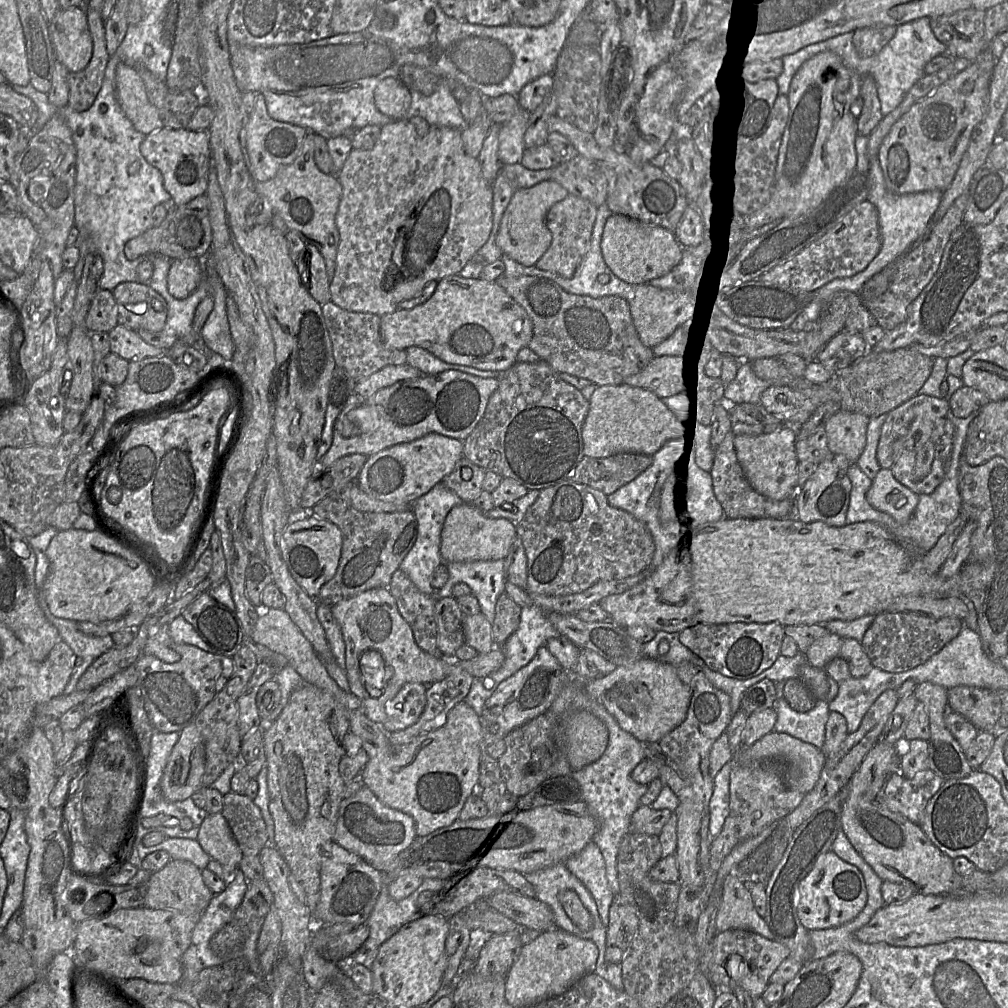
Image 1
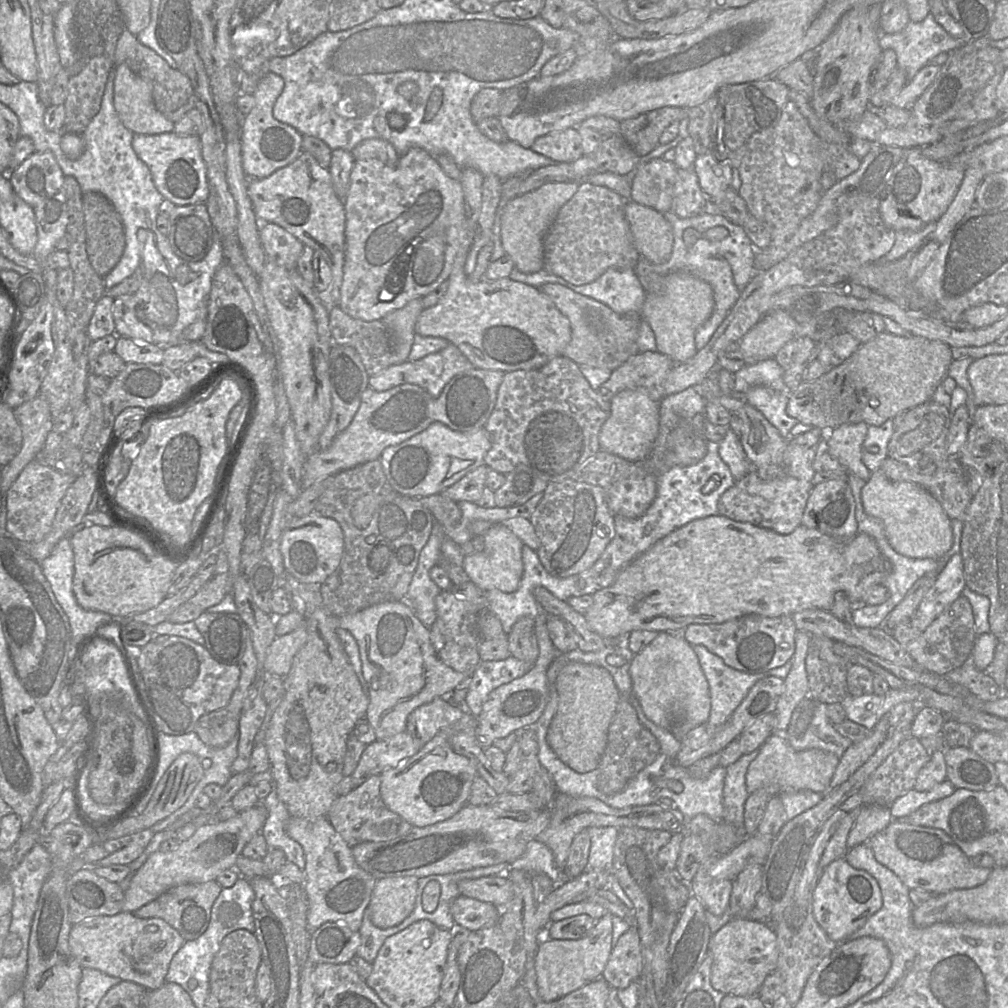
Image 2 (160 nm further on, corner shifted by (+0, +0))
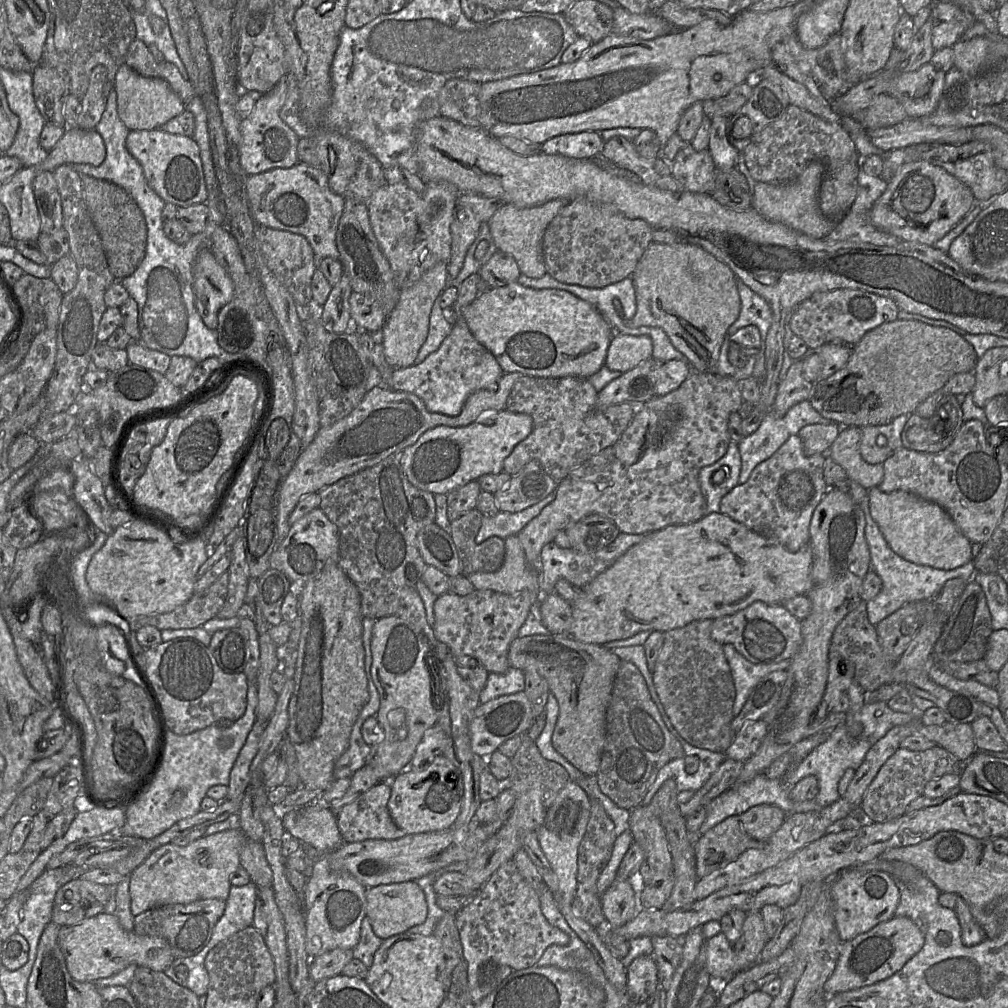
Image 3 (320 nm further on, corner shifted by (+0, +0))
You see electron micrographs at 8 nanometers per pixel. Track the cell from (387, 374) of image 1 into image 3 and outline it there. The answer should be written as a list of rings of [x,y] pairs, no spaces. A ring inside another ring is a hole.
[[[457,317],[453,320],[450,334],[436,351],[420,364],[392,370],[383,385],[415,394],[430,412],[455,416],[461,412],[472,393],[481,389],[495,389],[503,373],[494,355],[475,339],[466,322]]]

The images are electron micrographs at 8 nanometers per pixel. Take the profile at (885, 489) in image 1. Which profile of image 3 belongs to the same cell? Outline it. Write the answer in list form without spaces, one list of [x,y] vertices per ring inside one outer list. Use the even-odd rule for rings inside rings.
[[[873,487],[867,491],[873,520],[890,548],[901,558],[942,570],[954,569],[972,561],[971,542],[938,504],[902,490],[885,493]]]

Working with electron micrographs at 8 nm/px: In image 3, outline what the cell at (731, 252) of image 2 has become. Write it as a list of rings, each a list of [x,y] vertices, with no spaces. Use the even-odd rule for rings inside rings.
[[[737,280],[737,289],[741,301],[740,314],[737,320],[728,328],[727,335],[731,336],[746,326],[756,326],[760,331],[762,350],[764,350],[764,341],[773,321],[772,309],[762,296],[740,280]]]

